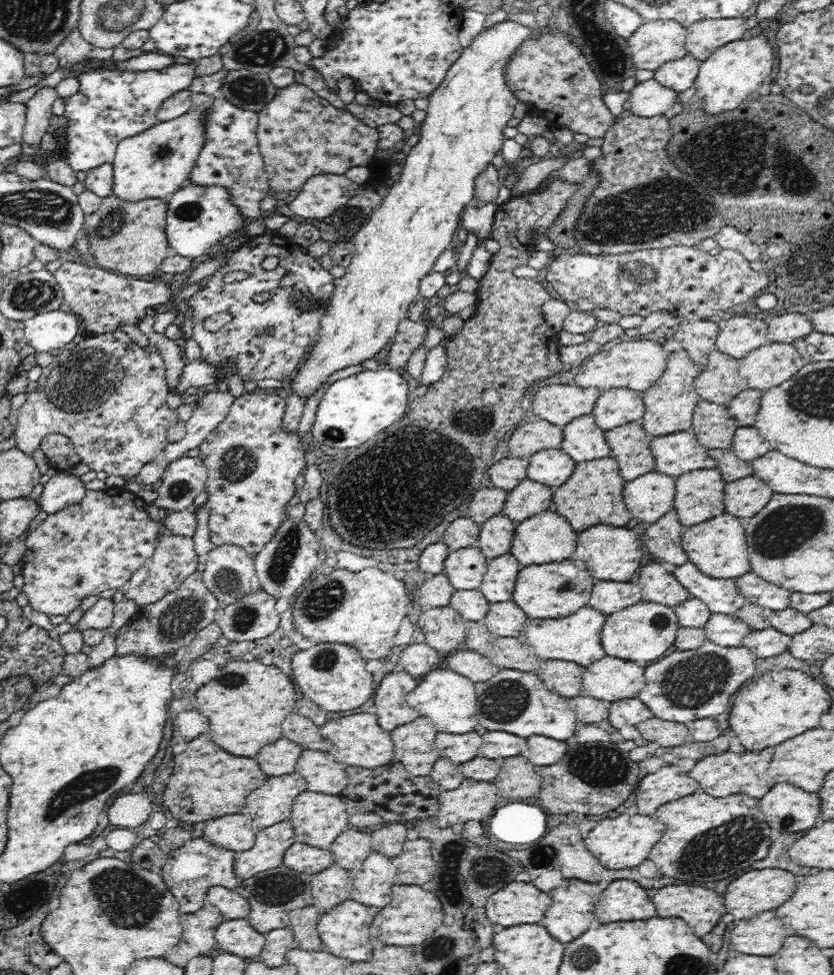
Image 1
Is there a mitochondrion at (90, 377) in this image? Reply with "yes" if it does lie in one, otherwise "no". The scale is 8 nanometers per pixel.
yes

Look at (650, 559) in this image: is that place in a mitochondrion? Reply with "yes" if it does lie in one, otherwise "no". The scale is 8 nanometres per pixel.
no

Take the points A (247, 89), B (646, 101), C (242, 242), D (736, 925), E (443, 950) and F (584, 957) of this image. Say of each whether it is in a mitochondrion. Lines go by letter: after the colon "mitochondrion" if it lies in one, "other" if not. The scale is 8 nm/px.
A: mitochondrion
B: other
C: other
D: other
E: mitochondrion
F: mitochondrion

